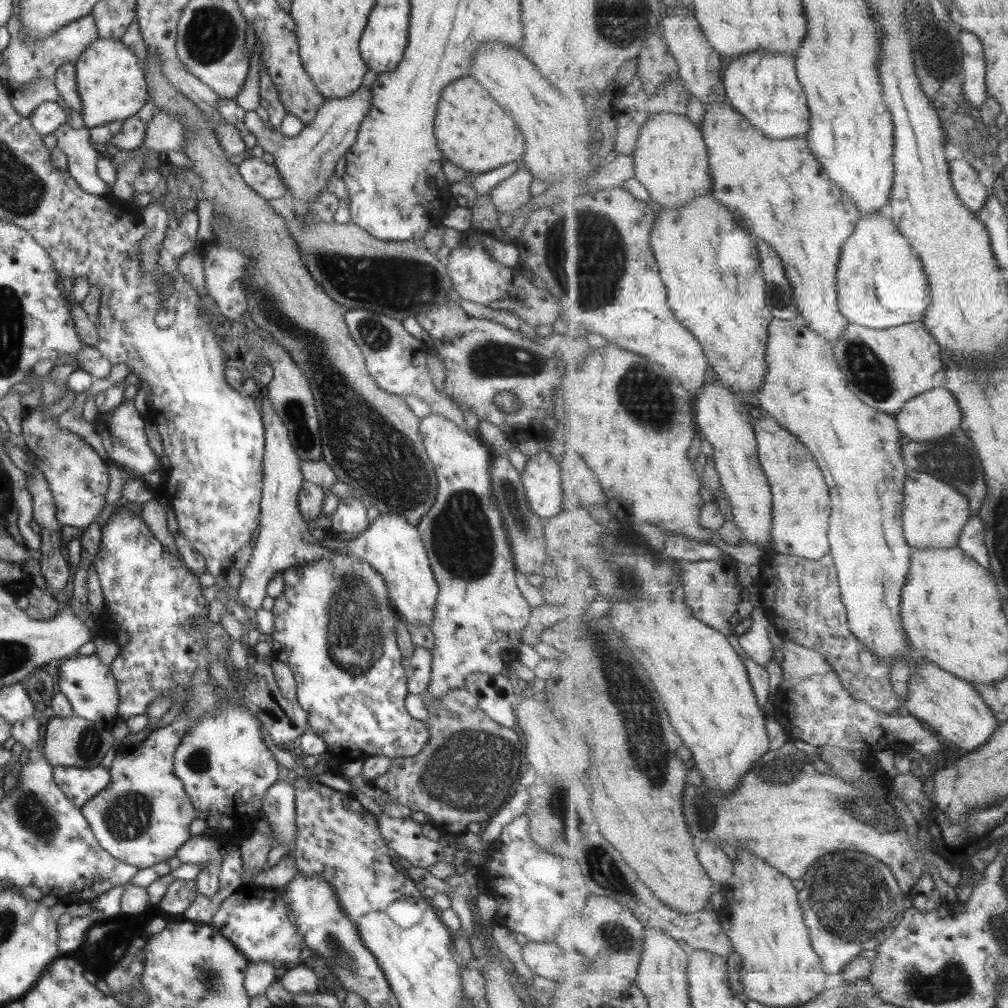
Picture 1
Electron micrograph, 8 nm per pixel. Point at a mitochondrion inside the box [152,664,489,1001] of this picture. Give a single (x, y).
(352, 963)

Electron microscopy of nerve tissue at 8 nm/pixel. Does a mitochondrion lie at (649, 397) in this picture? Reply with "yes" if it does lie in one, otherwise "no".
yes

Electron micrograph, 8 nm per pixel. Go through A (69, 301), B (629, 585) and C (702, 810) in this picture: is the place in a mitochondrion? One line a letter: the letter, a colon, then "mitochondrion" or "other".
A: other
B: mitochondrion
C: mitochondrion

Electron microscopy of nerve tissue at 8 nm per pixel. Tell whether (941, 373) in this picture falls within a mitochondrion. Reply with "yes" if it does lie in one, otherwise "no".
no

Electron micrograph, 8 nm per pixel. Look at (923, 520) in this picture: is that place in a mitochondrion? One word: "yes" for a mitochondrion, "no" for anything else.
no

